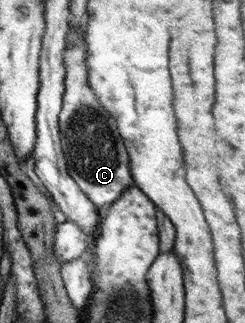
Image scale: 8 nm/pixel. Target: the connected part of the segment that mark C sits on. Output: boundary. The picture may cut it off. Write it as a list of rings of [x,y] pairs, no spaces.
[[[87,18],[76,28],[70,28],[65,38],[64,61],[67,67],[66,89],[60,110],[59,132],[61,148],[71,179],[97,207],[114,203],[122,192],[135,185],[130,160],[116,120],[99,104],[90,87],[87,70]]]

